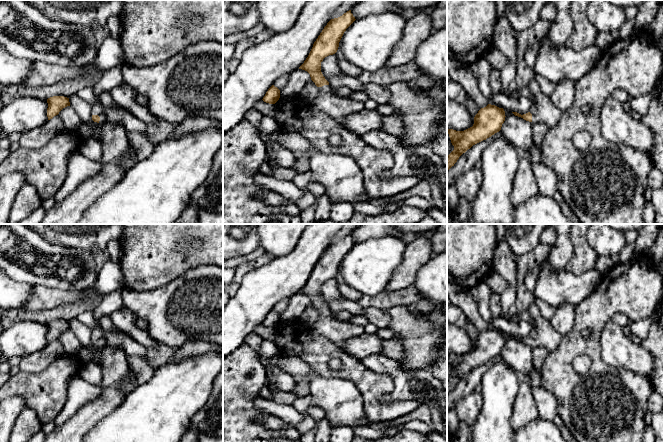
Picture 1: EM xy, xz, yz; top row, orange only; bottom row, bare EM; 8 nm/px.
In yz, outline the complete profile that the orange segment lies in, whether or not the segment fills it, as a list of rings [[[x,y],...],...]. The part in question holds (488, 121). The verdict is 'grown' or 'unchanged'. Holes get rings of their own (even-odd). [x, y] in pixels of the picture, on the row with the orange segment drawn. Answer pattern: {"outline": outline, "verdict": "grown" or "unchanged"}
{"outline": [[[488,104],[475,115],[472,127],[464,131],[448,129],[454,150],[447,156],[447,170],[454,166],[459,157],[473,145],[499,132],[505,117],[503,108]]], "verdict": "unchanged"}

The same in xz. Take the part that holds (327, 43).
{"outline": [[[351,10],[338,18],[331,19],[324,27],[299,69],[310,74],[319,88],[318,96],[309,102],[312,112],[324,112],[344,125],[345,117],[365,108],[364,103],[351,98],[341,98],[332,93],[332,87],[321,72],[321,62],[337,52],[339,42],[346,29],[355,21]]], "verdict": "grown"}

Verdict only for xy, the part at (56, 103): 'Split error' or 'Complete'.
Complete

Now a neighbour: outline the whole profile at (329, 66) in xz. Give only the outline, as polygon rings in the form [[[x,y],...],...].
[[[336,54],[329,55],[323,59],[321,62],[321,72],[328,82],[330,77],[337,76],[342,73]]]

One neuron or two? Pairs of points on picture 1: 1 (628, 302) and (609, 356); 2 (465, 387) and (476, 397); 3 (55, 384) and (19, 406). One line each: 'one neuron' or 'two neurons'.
1: two neurons
2: two neurons
3: two neurons

